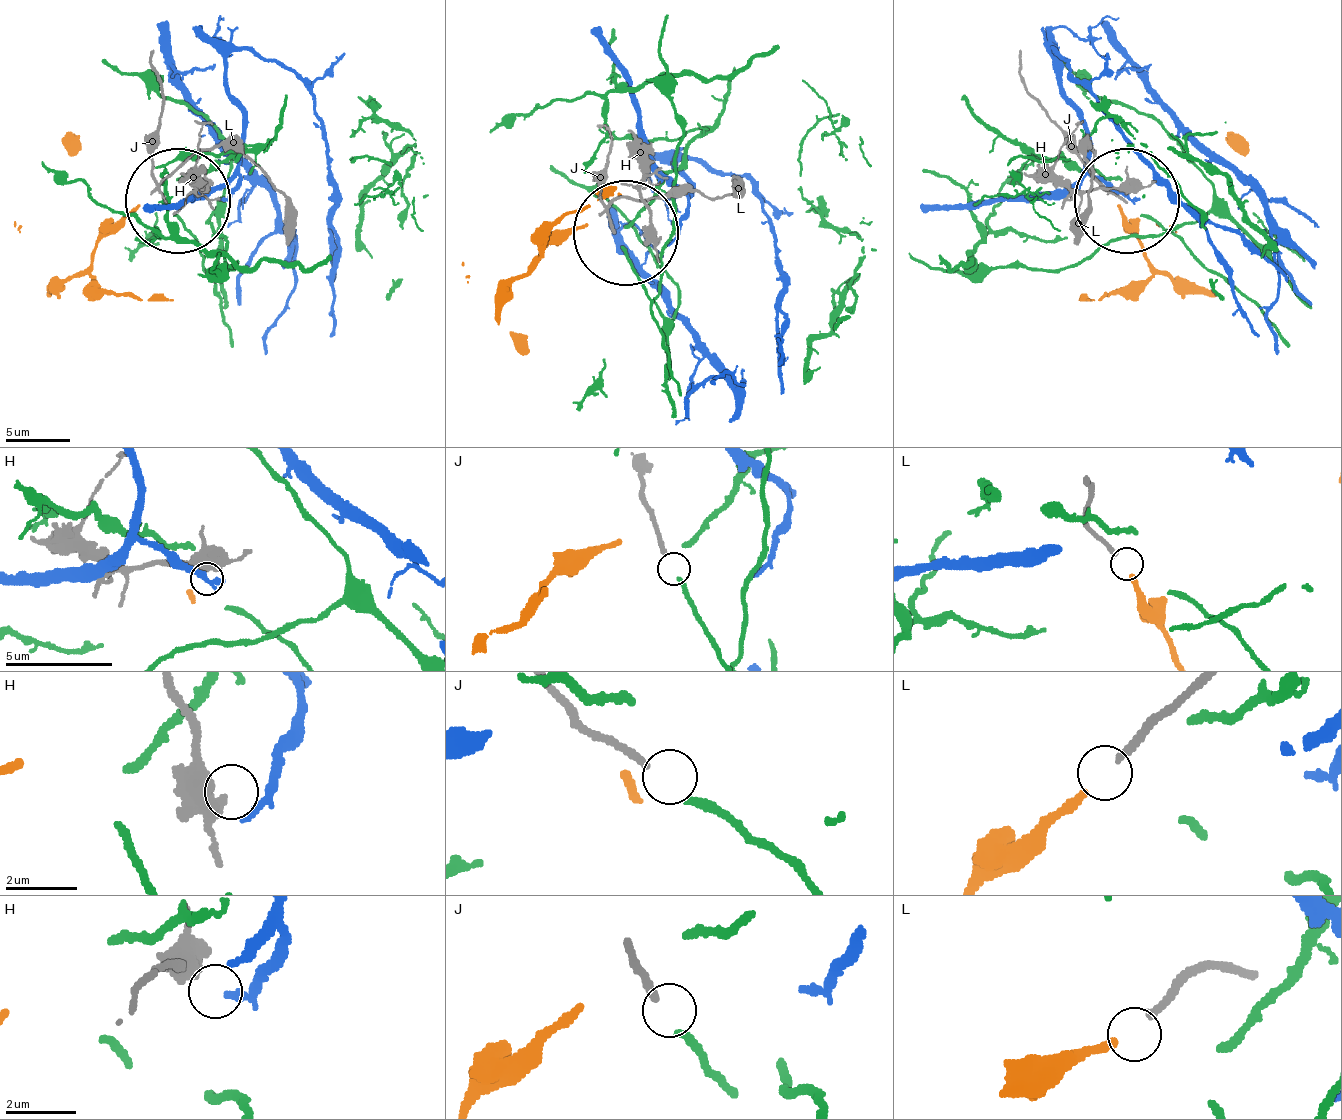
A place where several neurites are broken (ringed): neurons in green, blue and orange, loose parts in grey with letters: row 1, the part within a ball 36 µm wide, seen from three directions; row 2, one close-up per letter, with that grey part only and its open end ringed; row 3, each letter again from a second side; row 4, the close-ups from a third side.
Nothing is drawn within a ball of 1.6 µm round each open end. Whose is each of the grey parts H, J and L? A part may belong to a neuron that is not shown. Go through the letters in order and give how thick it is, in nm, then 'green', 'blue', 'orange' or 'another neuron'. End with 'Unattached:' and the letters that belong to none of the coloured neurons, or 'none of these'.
H: 440 nm thick; another neuron
J: 220 nm thick; green
L: 200 nm thick; orange
Unattached: H

